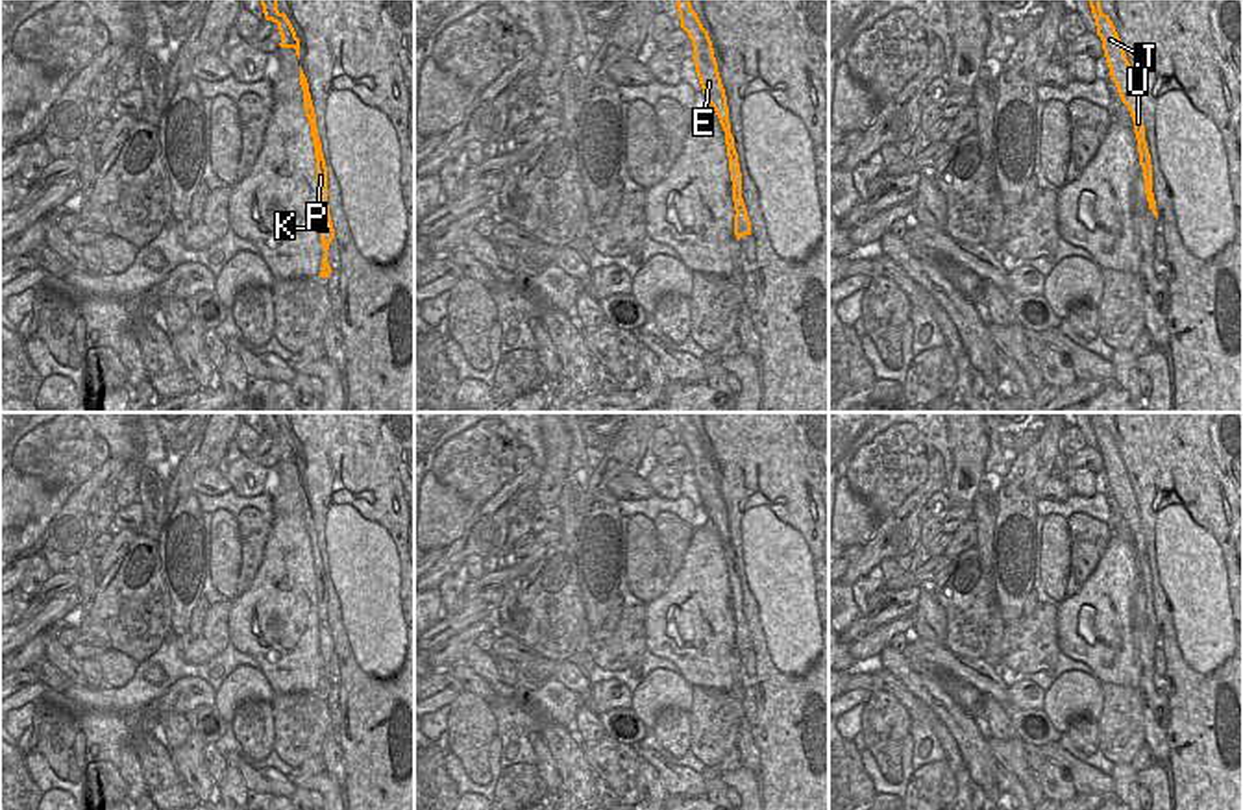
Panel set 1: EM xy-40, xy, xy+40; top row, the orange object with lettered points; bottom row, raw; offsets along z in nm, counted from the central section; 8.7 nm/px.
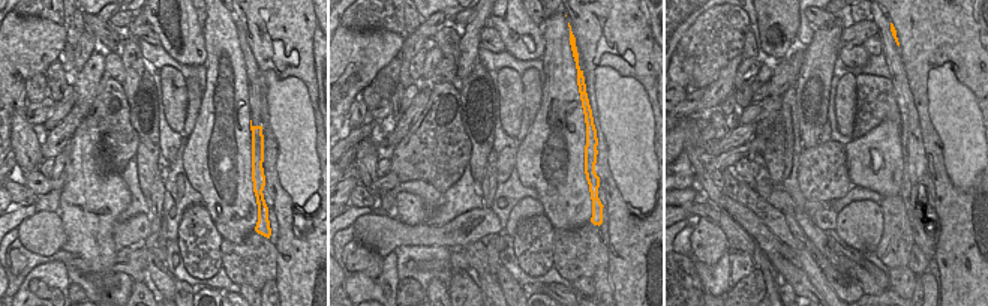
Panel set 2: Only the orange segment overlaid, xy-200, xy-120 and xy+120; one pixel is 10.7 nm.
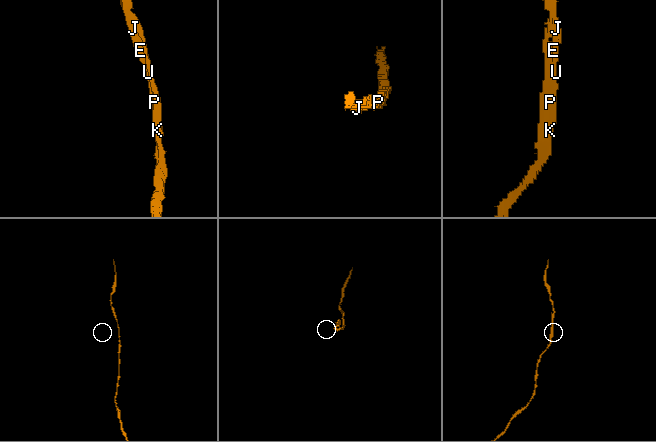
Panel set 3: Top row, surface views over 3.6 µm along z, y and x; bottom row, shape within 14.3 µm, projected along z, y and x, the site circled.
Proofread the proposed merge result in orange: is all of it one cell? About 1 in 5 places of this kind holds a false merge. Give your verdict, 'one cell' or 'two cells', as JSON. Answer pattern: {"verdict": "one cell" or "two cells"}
{"verdict": "one cell"}

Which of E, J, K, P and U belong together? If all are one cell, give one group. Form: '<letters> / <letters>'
E J K P U

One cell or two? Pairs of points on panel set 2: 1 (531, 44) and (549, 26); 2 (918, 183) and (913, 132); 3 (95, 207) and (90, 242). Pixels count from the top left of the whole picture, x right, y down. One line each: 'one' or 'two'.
1: two
2: one
3: one

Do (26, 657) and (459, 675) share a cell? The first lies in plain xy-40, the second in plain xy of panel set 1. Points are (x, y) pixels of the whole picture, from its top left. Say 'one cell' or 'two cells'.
two cells

